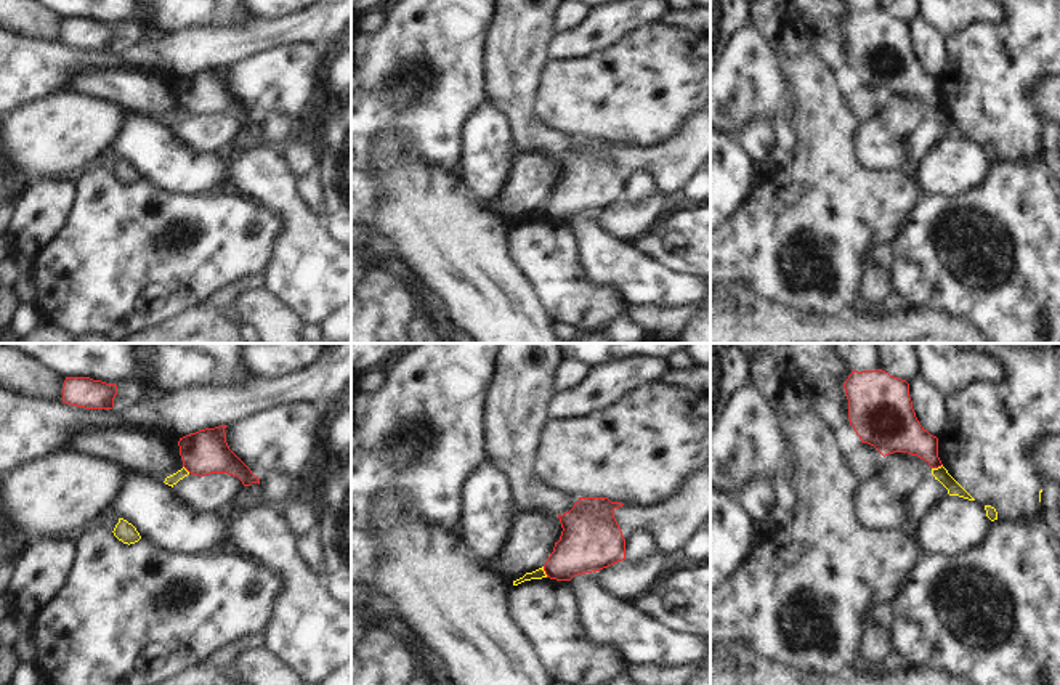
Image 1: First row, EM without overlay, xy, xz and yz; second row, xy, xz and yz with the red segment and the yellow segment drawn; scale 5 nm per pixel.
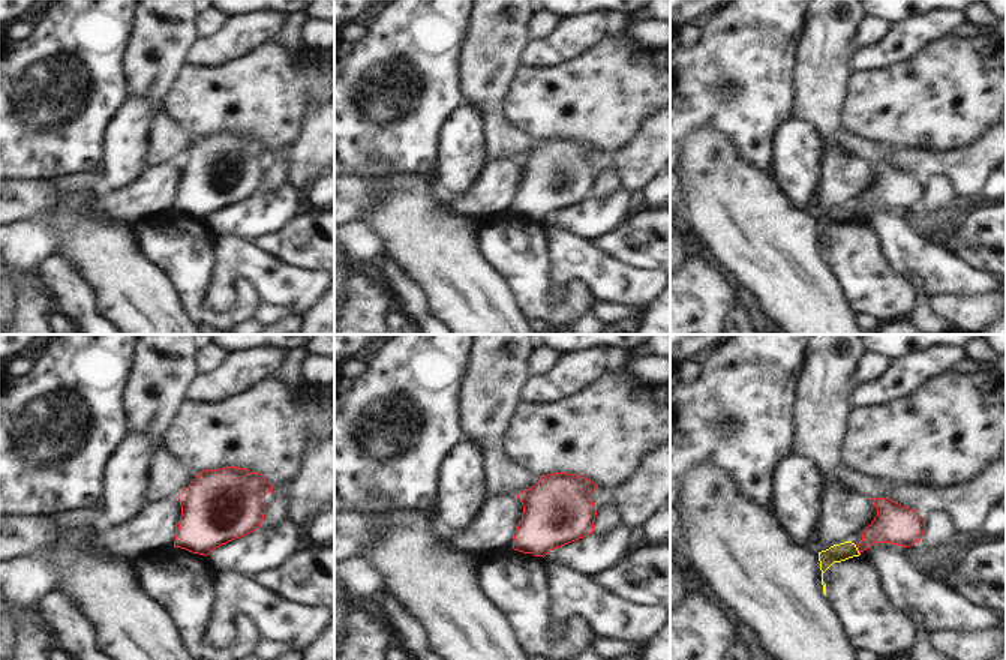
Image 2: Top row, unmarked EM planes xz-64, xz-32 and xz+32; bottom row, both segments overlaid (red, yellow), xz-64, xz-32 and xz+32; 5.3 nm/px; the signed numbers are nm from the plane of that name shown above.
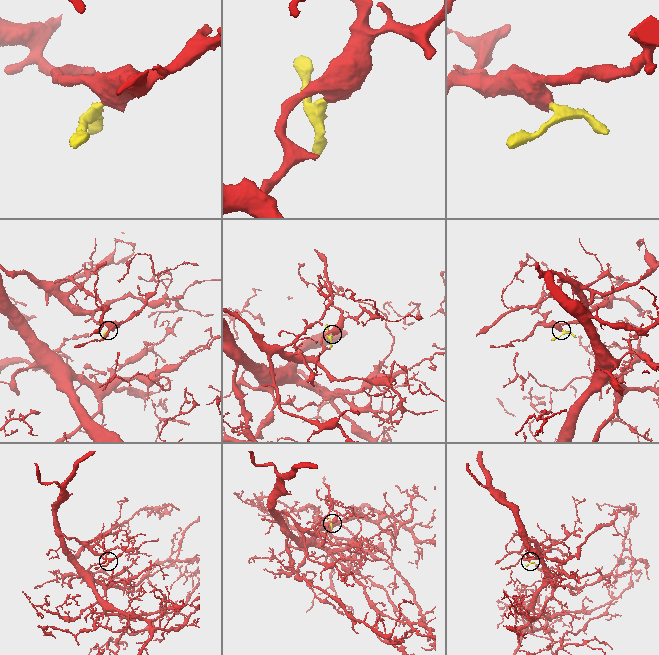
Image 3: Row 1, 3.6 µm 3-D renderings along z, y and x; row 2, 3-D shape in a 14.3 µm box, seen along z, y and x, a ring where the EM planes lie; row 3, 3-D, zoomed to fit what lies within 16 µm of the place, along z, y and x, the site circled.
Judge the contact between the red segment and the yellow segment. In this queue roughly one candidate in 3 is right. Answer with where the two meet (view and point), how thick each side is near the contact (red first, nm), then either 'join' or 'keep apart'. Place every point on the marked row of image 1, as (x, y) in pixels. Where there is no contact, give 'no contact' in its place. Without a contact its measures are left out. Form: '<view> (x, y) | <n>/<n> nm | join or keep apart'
xz (544, 570) | 280/50 nm | keep apart

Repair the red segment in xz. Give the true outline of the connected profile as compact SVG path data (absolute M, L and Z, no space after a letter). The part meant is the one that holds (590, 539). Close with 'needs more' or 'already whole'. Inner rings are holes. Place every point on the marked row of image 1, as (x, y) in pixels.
M579 497L569 512L558 515L563 531L544 565L547 578L571 581L625 560L625 539L614 518L622 505L608 497Z; already whole

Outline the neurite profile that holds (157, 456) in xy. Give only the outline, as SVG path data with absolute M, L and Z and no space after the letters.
M91 428L77 436L72 449L160 481L183 468L180 446L172 435Z

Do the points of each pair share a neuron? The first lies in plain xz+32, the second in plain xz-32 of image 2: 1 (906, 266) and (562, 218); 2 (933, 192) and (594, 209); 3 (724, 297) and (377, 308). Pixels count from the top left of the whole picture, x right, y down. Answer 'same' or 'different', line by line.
1: different
2: different
3: same

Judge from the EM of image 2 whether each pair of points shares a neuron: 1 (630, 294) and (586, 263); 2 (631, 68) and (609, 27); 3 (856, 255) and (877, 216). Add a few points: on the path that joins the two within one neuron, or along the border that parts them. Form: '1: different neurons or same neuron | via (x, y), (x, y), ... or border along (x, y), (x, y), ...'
1: same neuron | via (619, 287), (597, 269)
2: different neurons | border along (621, 33), (604, 38), (583, 54)
3: different neurons | border along (859, 219), (880, 237), (883, 254), (888, 258)

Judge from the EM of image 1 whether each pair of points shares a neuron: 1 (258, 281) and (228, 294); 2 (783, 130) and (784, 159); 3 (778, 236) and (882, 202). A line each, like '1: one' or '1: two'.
1: one
2: one
3: one

